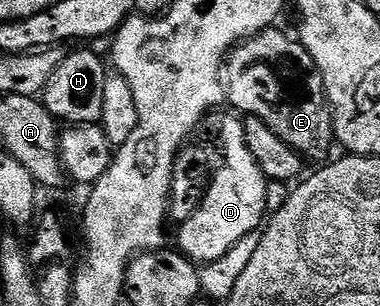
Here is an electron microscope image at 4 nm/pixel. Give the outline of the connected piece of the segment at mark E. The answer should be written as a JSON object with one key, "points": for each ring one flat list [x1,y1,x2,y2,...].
{"points":[[277,26,265,28,233,49,227,60,228,107,233,107,230,109,242,117,254,116,267,122,274,134,279,134,283,142,310,161,324,161,324,156,335,148,333,109,325,97,321,71,315,62,309,55,301,54,298,68,289,68,286,72,269,64,257,64,257,56,293,56,299,52,298,45,294,41,293,45,288,34,279,29]]}

